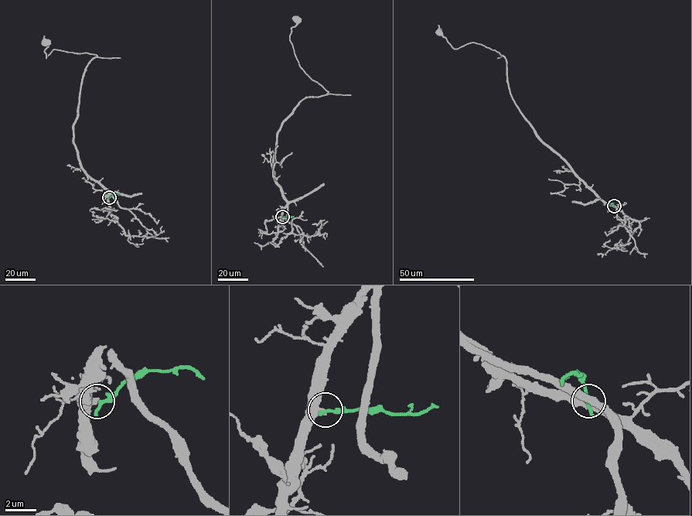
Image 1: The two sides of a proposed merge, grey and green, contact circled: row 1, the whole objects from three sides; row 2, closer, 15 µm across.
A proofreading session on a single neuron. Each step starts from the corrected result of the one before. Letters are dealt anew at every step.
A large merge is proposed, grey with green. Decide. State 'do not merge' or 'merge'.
do not merge

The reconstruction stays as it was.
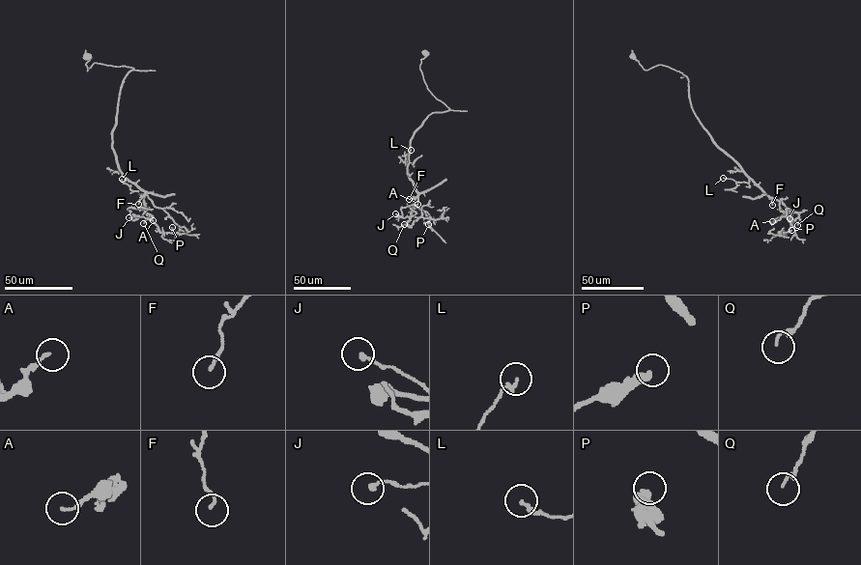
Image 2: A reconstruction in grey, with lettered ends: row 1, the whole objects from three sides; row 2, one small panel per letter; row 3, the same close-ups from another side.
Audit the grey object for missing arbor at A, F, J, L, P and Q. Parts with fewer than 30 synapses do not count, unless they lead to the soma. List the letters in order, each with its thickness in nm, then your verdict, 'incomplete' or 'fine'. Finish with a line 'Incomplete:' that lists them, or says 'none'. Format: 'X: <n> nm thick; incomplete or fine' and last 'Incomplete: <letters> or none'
A: 130 nm thick; fine
F: 120 nm thick; fine
J: 180 nm thick; fine
L: 180 nm thick; fine
P: 360 nm thick; fine
Q: 110 nm thick; fine
Incomplete: none

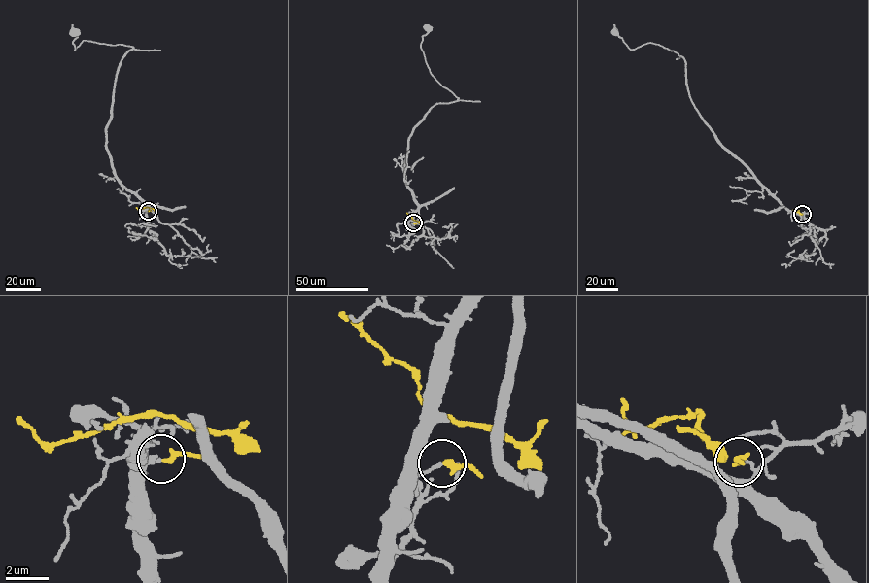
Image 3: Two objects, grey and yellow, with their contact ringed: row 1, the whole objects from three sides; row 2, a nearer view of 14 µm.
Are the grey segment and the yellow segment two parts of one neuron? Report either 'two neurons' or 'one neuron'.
two neurons

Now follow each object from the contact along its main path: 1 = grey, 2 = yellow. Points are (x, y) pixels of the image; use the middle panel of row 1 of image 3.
1: (413, 223), (418, 204), (404, 176), (409, 138), (431, 108), (459, 98), (426, 62), (421, 43), (427, 27)
2: (413, 223), (419, 222), (406, 213)

